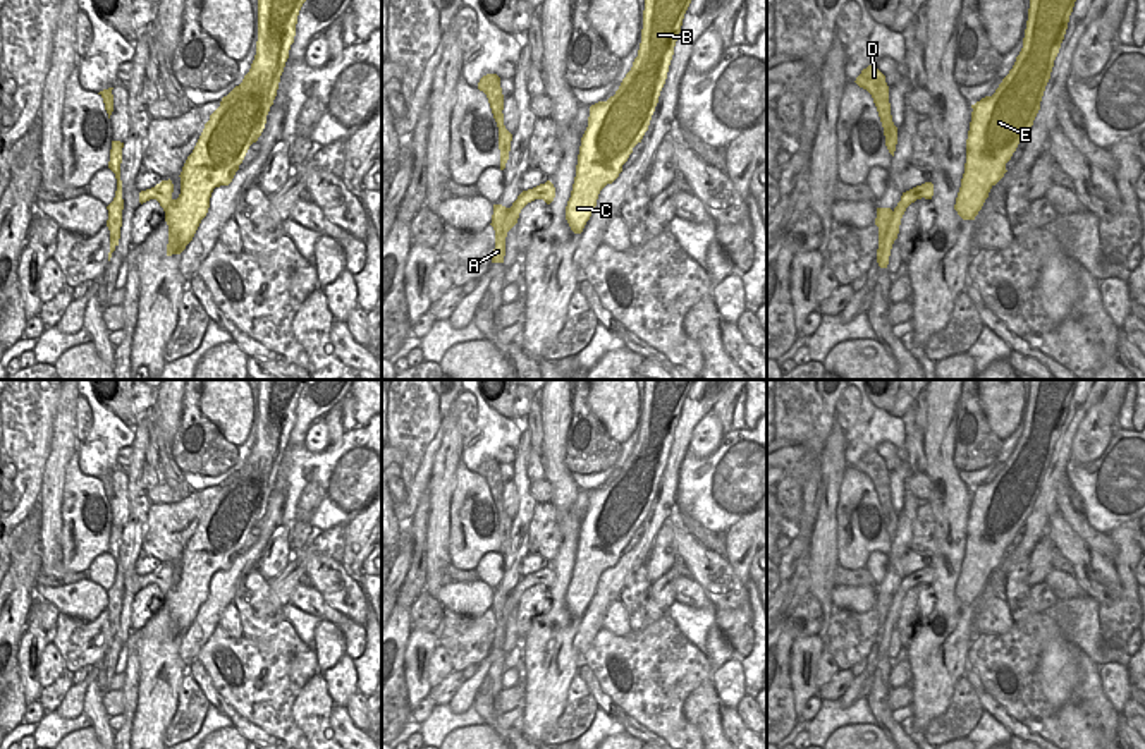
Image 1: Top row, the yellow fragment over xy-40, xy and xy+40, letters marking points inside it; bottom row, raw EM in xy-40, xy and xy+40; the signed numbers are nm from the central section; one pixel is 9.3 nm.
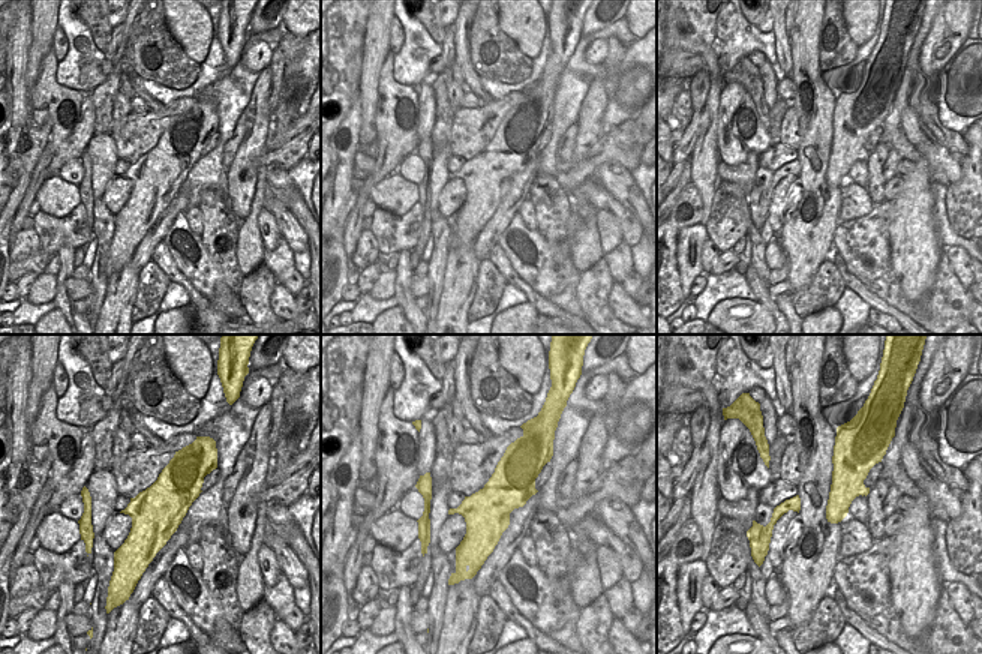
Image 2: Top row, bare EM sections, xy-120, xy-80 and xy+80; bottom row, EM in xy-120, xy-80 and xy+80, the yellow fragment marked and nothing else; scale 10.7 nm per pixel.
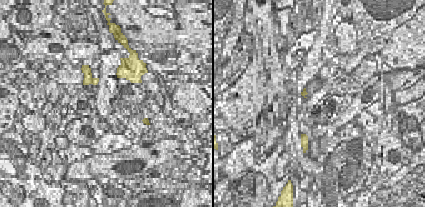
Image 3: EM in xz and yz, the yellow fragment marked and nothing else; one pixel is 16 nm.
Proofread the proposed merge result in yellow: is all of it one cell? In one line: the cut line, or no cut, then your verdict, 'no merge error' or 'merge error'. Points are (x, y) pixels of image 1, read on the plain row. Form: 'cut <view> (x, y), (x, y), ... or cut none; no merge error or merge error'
cut xy (509, 593), (516, 607); merge error

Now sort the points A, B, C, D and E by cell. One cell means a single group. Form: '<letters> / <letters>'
A D / B C E

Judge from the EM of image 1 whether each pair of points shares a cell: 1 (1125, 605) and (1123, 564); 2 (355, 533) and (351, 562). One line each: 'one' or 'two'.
1: one
2: one

